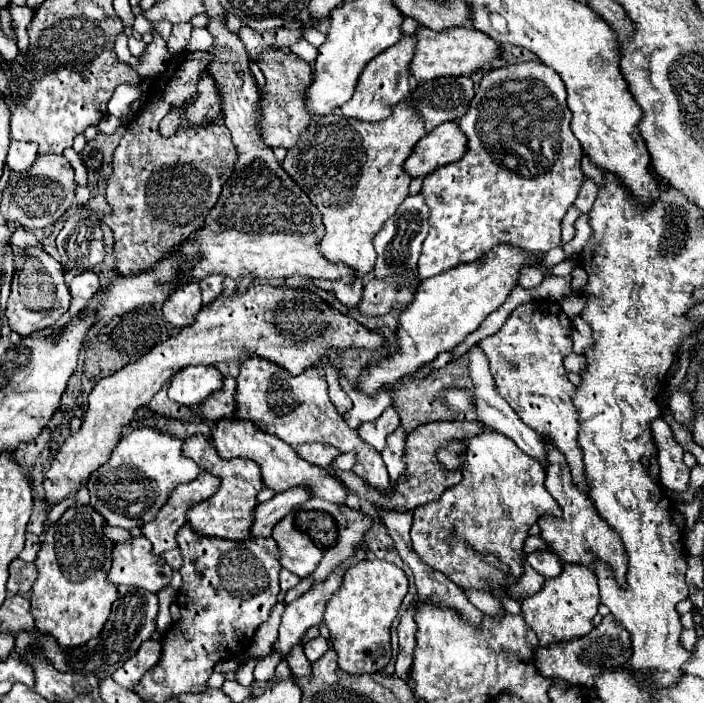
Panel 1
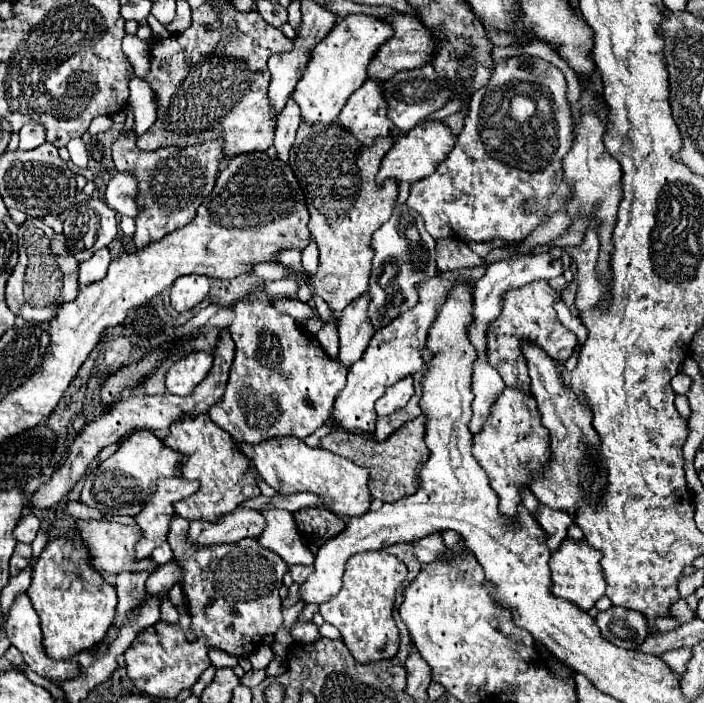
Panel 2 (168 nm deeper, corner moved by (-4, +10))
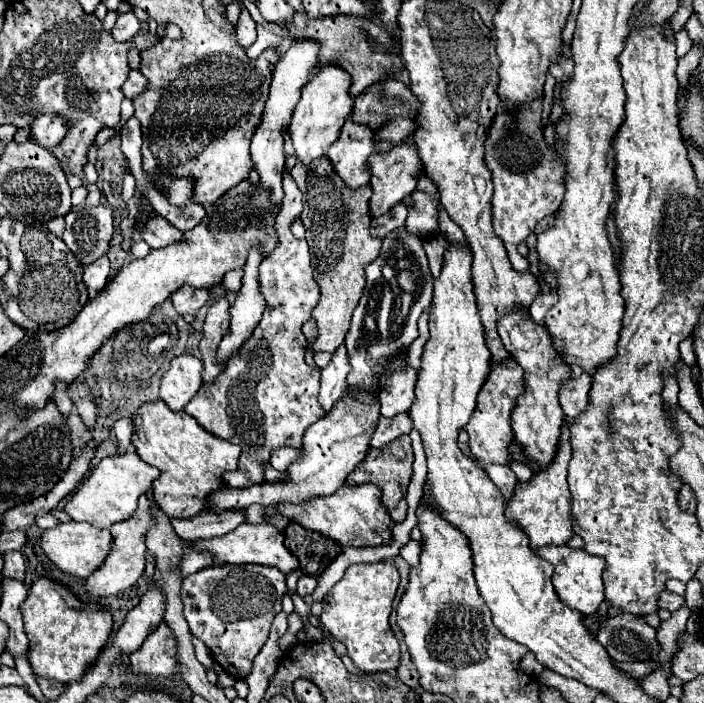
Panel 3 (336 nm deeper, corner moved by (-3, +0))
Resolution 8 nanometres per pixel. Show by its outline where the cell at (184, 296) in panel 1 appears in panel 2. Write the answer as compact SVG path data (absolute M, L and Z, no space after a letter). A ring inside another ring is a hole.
M182 276L170 288L172 306L178 312L186 312L200 304L210 288L210 280L206 276Z

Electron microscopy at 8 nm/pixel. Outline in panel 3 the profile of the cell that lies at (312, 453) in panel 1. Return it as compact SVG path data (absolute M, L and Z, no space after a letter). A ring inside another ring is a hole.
M405 434L405 436L385 444L381 450L369 448L365 460L361 464L357 464L357 468L347 476L347 484L365 484L365 482L377 484L383 492L381 500L387 506L393 522L403 522L405 514L407 514L405 492L407 492L411 476L413 476L413 448L411 448L411 438Z

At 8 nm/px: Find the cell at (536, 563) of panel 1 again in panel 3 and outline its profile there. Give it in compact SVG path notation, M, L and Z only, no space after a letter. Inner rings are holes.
M565 422L565 436L561 438L561 452L553 460L553 468L533 474L529 482L517 482L515 494L507 504L507 516L517 522L531 538L531 548L541 548L547 544L567 544L573 536L571 522L571 492L567 486L567 464L571 458L569 444L569 422Z

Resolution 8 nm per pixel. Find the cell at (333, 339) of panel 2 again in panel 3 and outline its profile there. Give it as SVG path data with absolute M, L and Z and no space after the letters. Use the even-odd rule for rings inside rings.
M323 156L321 160L313 160L313 164L297 162L291 168L291 176L303 192L303 212L301 220L307 228L307 244L311 250L315 280L321 288L319 304L313 308L311 316L317 320L319 336L313 344L313 350L335 352L343 342L345 332L349 330L353 308L357 308L357 300L365 288L365 266L379 256L381 238L369 234L371 212L371 184L363 184L359 188L349 188L337 172L333 172L331 160Z

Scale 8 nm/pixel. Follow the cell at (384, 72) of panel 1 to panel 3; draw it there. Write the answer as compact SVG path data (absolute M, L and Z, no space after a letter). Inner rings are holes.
M345 120L341 128L341 136L331 144L327 156L337 170L337 174L351 188L359 188L369 182L369 166L367 160L377 152L377 140L373 128L367 124L355 124L353 120Z

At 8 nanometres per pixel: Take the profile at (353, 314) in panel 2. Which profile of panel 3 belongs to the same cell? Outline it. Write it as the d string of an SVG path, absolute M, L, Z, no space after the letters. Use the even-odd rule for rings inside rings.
M341 344L333 352L333 358L331 358L329 366L321 370L321 392L319 392L319 400L321 400L321 406L325 408L325 412L329 412L329 408L333 408L333 404L341 398L341 392L347 386L345 382L347 382L349 372L351 372L349 354L345 350L345 344Z

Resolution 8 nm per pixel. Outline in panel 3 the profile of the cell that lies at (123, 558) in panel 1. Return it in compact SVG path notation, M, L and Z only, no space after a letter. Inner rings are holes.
M67 522L67 524L59 524L57 528L45 530L43 538L41 538L43 550L45 554L63 570L69 572L73 576L81 576L87 578L91 576L109 556L111 546L113 546L113 536L109 530L99 530L93 528L91 524L85 522Z

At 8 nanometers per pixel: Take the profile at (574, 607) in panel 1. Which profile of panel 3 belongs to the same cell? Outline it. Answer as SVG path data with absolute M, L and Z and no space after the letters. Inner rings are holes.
M545 546L545 548L537 548L537 554L555 566L553 586L555 586L559 600L565 606L579 610L583 616L595 614L599 604L605 600L603 582L601 582L601 572L605 568L605 560L599 556L591 556L585 550L573 550L569 546Z

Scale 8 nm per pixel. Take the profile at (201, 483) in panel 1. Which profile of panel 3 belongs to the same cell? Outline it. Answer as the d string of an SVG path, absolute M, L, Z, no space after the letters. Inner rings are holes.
M141 494L137 512L129 520L123 520L123 522L111 526L111 534L113 534L113 540L115 540L113 542L113 552L109 554L105 564L101 564L101 568L97 568L97 572L93 572L93 576L89 576L87 582L85 582L91 596L117 594L117 592L133 586L137 582L137 578L143 574L143 570L145 570L145 554L147 554L145 534L147 534L147 530L151 526L155 526L155 520L153 520L153 516L149 512L151 506L153 506L153 500L149 500L147 494Z

